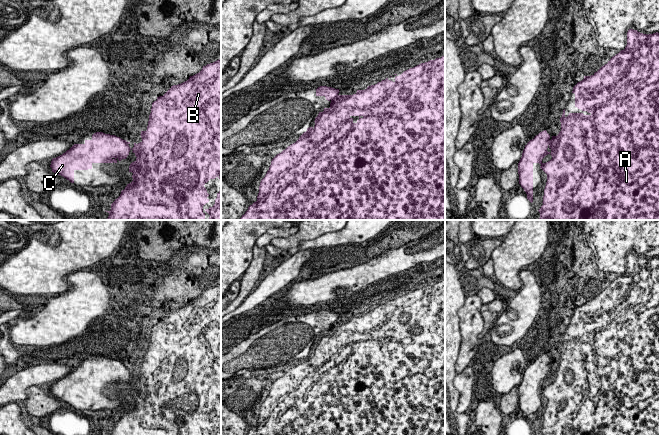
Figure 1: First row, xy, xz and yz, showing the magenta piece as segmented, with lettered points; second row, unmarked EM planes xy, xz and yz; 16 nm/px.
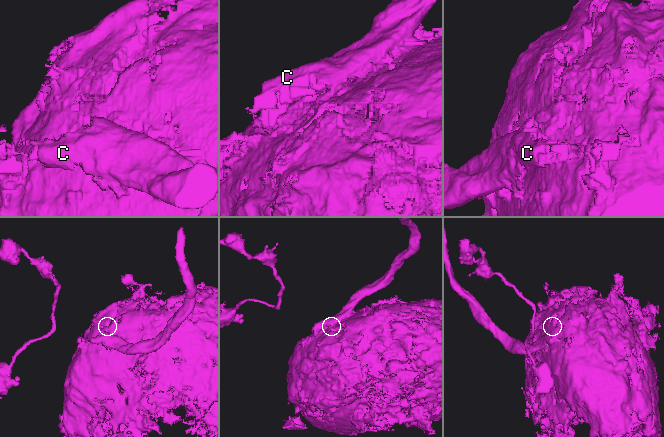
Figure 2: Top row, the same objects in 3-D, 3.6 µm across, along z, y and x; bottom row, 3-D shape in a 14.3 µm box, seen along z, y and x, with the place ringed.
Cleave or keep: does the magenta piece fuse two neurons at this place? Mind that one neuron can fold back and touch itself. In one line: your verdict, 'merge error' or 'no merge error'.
merge error

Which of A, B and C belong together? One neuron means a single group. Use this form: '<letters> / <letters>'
A B / C

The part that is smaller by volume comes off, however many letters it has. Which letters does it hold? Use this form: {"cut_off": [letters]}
{"cut_off": ["C"]}

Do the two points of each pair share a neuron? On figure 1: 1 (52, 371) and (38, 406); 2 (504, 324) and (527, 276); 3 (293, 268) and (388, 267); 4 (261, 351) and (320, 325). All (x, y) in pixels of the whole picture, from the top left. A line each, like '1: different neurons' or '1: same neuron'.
1: different neurons
2: same neuron
3: different neurons
4: same neuron

